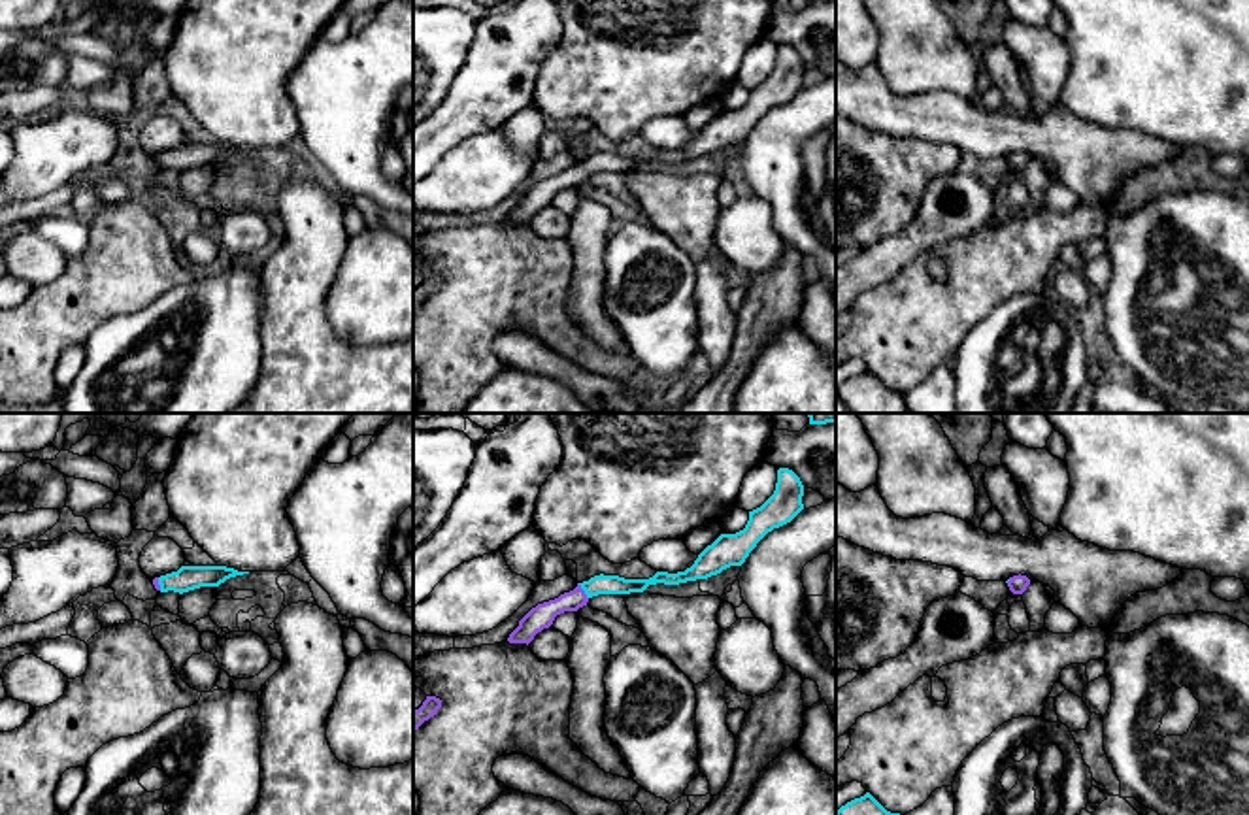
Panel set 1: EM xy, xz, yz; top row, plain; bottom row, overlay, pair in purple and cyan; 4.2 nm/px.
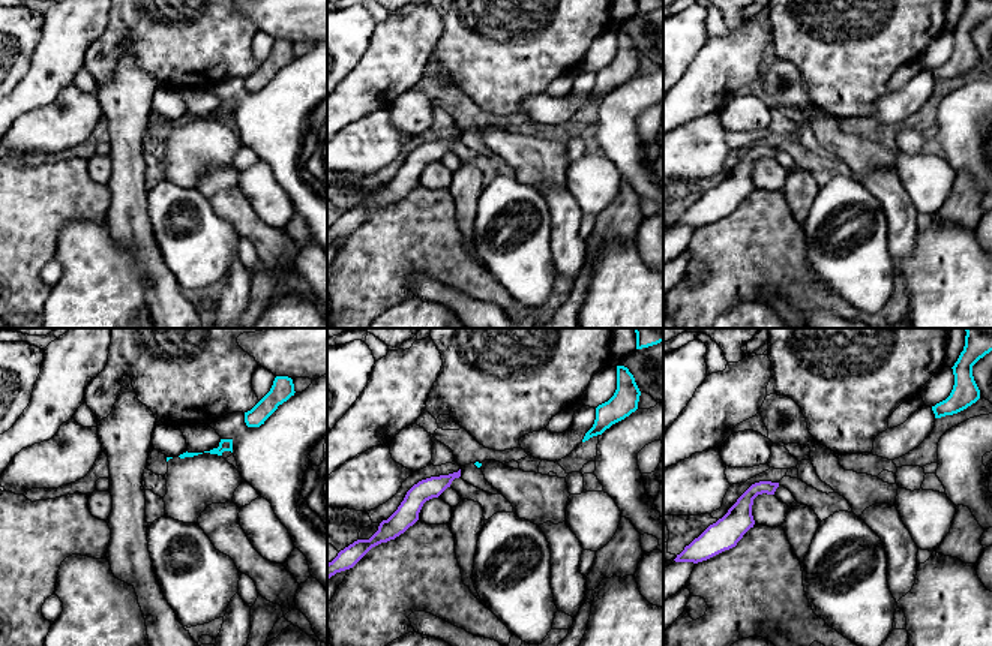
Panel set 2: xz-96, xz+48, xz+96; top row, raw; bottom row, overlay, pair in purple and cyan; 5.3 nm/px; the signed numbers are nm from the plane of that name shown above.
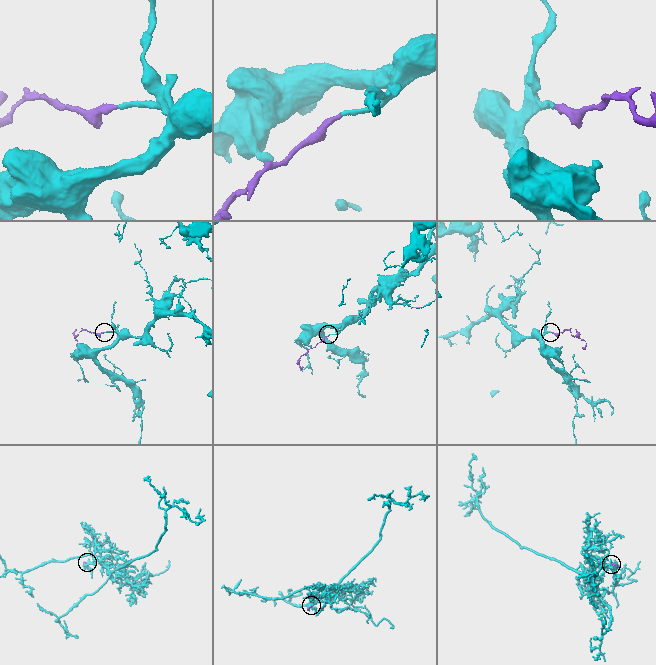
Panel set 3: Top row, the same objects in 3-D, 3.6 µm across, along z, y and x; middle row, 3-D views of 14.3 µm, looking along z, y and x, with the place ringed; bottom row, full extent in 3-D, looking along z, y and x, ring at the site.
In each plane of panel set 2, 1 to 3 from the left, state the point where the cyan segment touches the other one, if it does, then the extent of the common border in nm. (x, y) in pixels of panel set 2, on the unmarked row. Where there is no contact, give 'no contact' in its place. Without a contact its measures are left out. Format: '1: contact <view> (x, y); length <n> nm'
1: no contact
2: no contact
3: no contact

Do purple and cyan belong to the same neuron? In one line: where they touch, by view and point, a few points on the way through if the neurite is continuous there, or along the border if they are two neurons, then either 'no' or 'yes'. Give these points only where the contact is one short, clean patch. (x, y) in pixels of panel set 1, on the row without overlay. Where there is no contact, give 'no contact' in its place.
meets purple in xz at (583, 168); runs through xz (542, 193), (574, 178), (583, 168), (600, 161); yes

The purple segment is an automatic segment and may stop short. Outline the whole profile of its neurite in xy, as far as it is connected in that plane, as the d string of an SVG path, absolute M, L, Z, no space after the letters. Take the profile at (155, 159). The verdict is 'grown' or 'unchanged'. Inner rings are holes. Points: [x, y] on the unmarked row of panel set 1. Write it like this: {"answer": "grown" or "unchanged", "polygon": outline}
{"answer": "grown", "polygon": "M181 143L177 149L153 157L153 162L160 170L189 170L200 164L219 164L230 155L243 153L249 149L238 149L226 143Z"}

